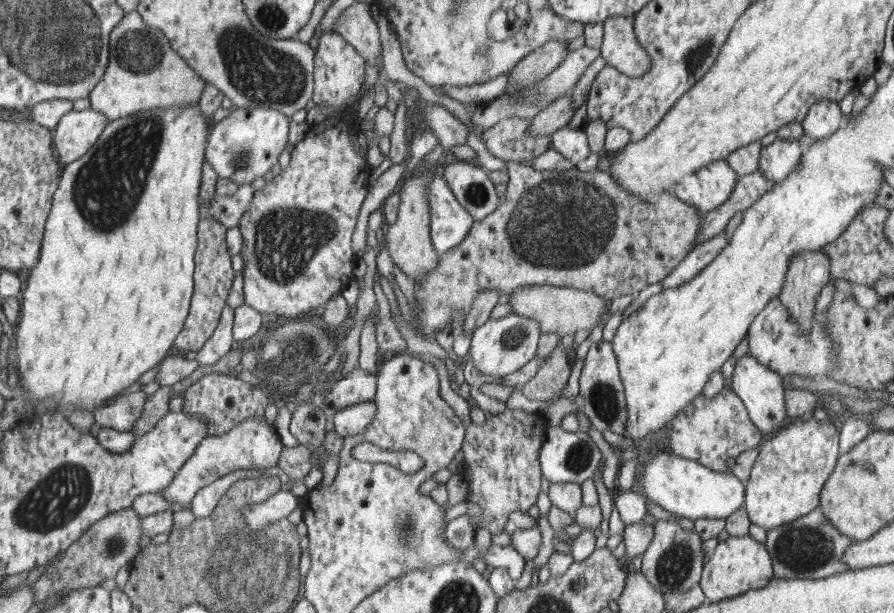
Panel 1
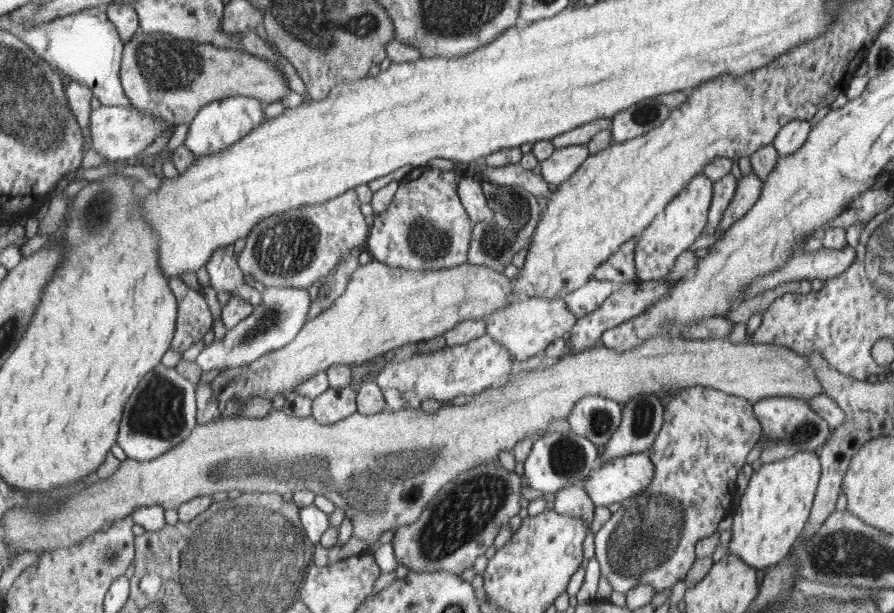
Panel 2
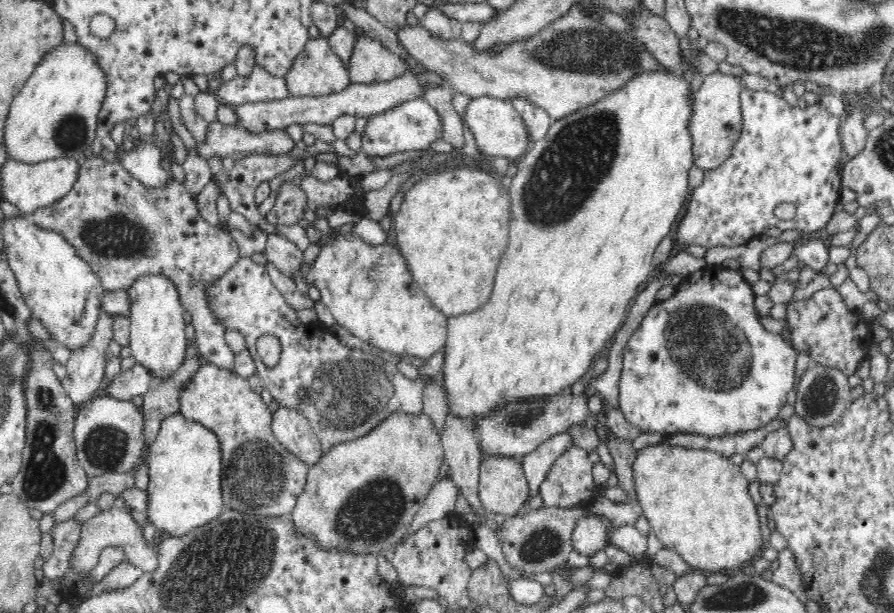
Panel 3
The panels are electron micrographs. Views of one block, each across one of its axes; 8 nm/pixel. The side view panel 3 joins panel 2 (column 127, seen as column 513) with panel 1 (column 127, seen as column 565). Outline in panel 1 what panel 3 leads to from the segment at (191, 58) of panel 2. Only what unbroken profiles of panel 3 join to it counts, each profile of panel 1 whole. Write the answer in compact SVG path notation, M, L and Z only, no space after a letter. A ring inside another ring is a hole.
M132 10L125 13L109 38L108 68L89 94L90 107L102 111L109 121L126 118L142 110L170 110L200 102L206 84L206 79L173 49L167 37L147 24L137 10Z

